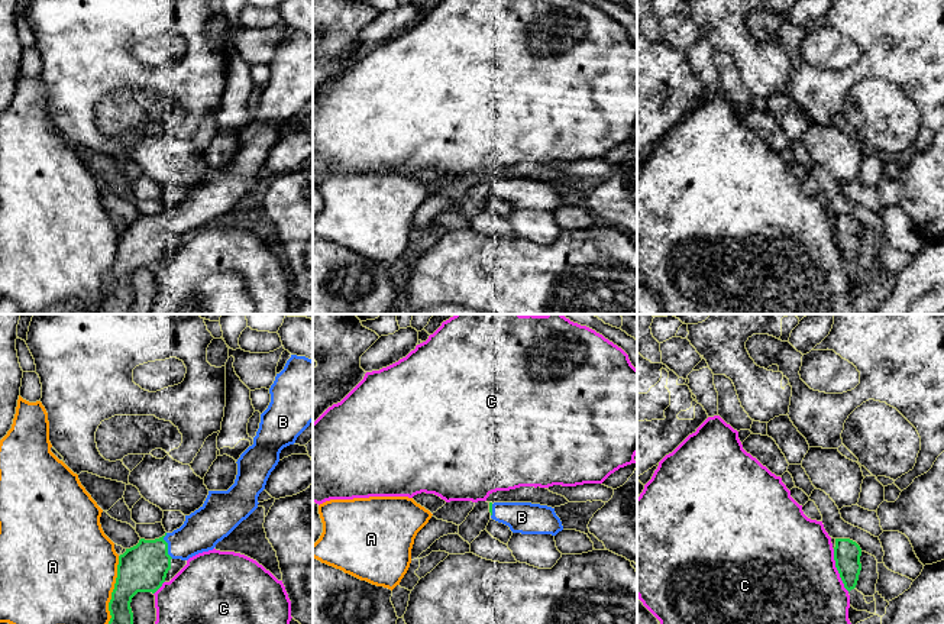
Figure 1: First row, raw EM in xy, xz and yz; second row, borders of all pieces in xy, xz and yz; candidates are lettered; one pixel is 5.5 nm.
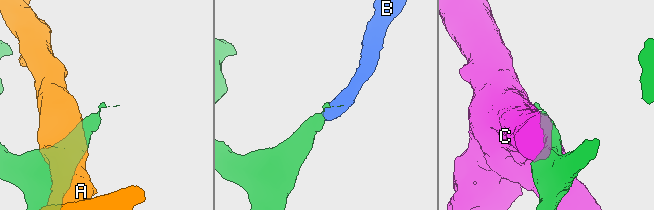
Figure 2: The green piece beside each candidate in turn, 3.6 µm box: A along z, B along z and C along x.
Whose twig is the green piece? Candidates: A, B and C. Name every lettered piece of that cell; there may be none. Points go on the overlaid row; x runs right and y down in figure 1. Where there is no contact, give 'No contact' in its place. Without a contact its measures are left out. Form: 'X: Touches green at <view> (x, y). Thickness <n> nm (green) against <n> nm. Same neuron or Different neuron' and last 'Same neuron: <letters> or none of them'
A: Touches green at xy (113, 589). Thickness 260 nm (green) against 500 nm. Different neuron
B: Touches green at xy (167, 546). Thickness 260 nm (green) against 220 nm. Same neuron
C: Touches green at yz (837, 569). Thickness 150 nm (green) against 480 nm. Different neuron
Same neuron: B

